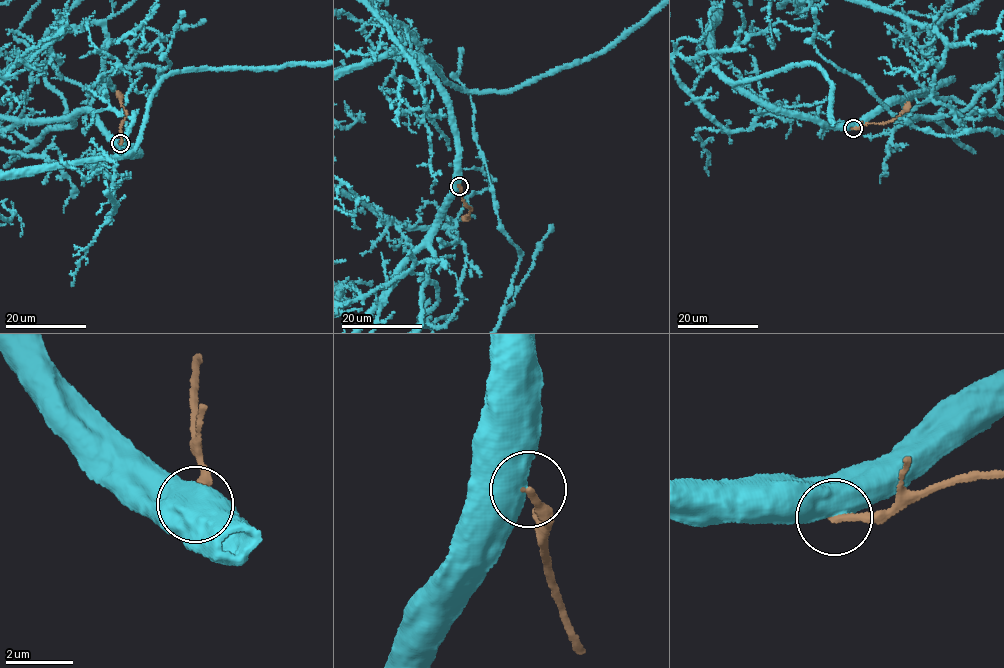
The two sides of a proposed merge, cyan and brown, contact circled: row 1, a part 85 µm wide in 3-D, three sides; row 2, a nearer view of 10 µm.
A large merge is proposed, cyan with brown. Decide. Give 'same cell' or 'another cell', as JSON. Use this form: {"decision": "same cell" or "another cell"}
{"decision": "another cell"}

